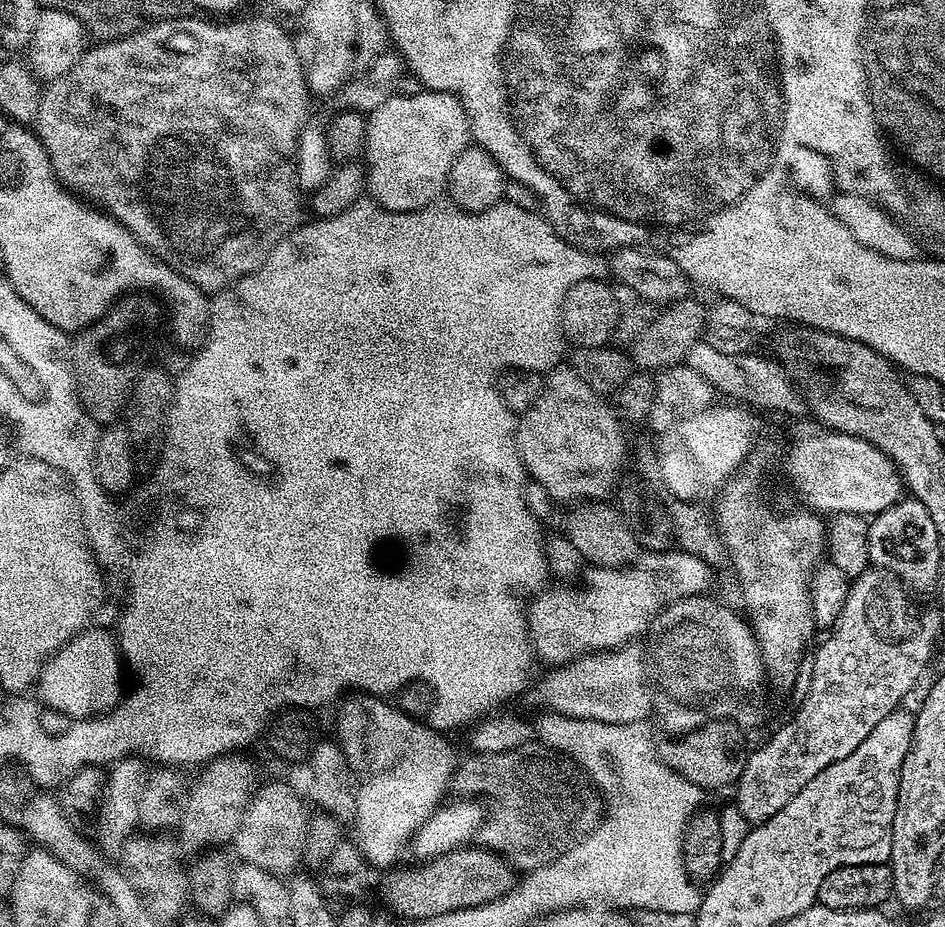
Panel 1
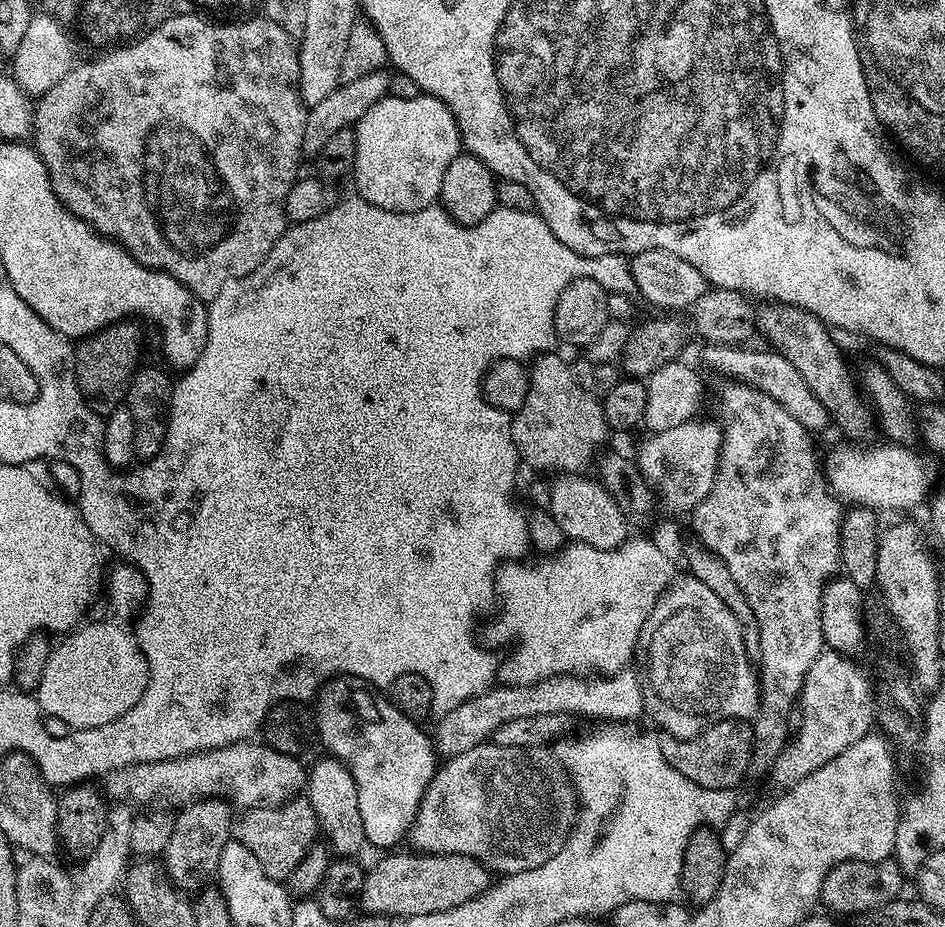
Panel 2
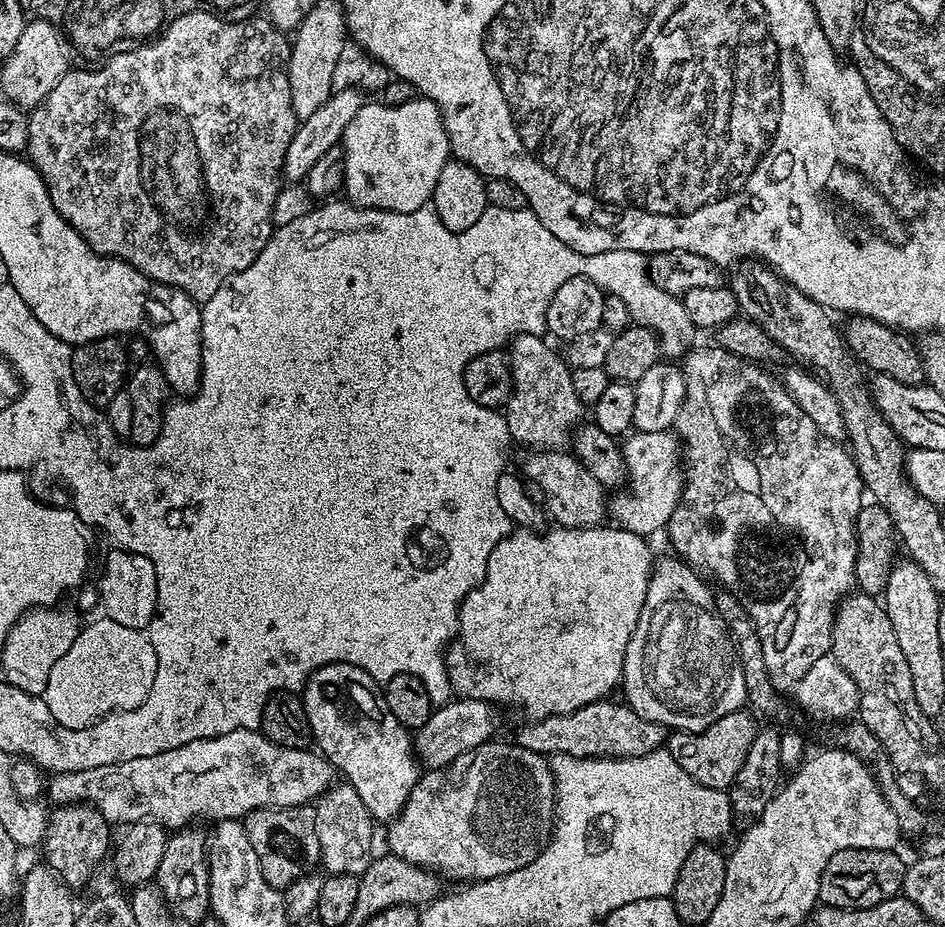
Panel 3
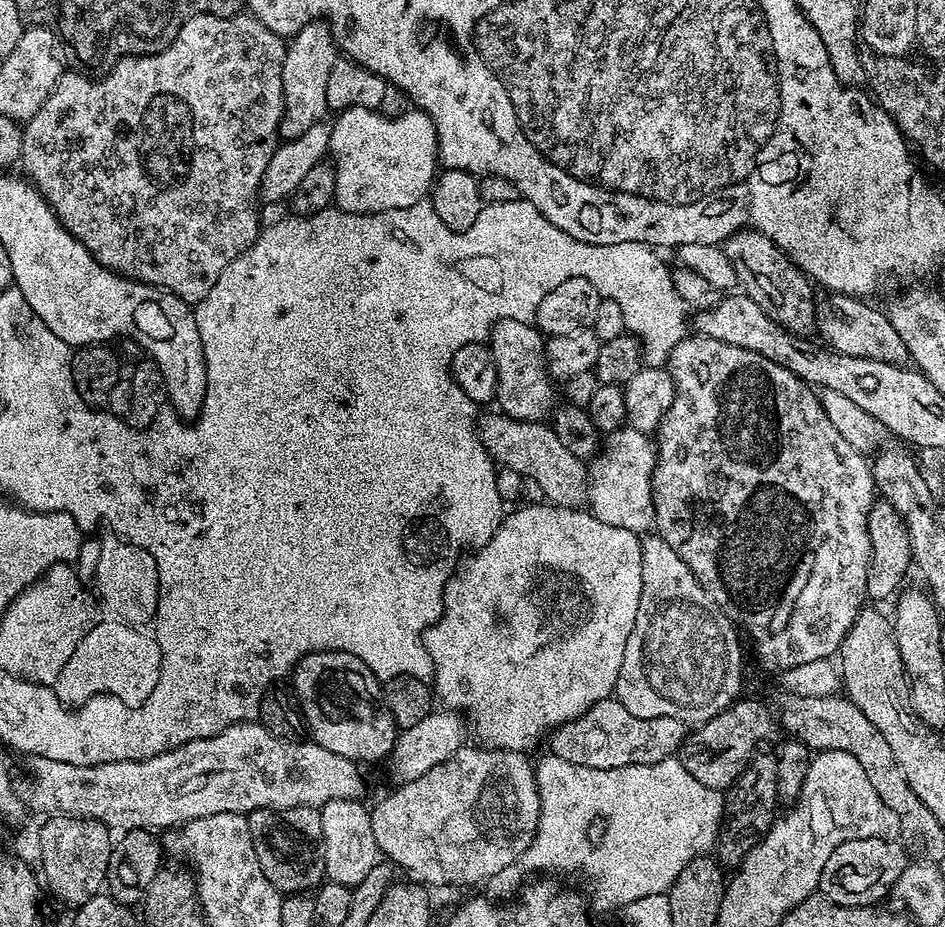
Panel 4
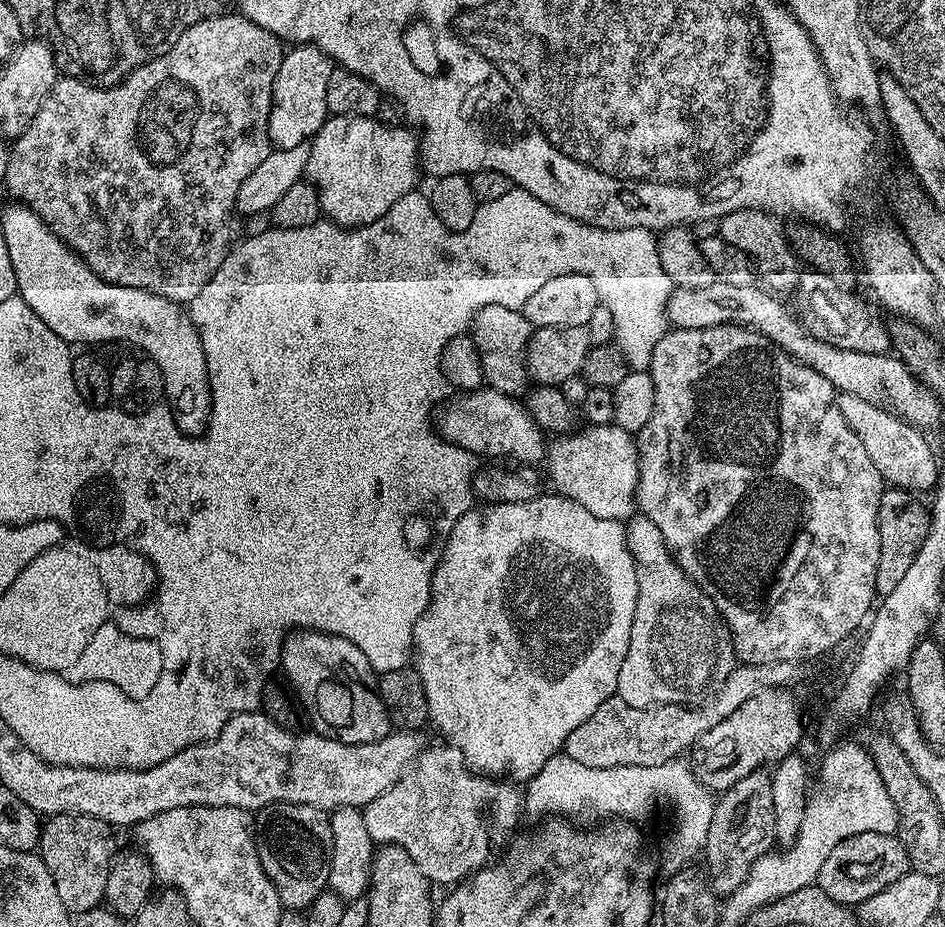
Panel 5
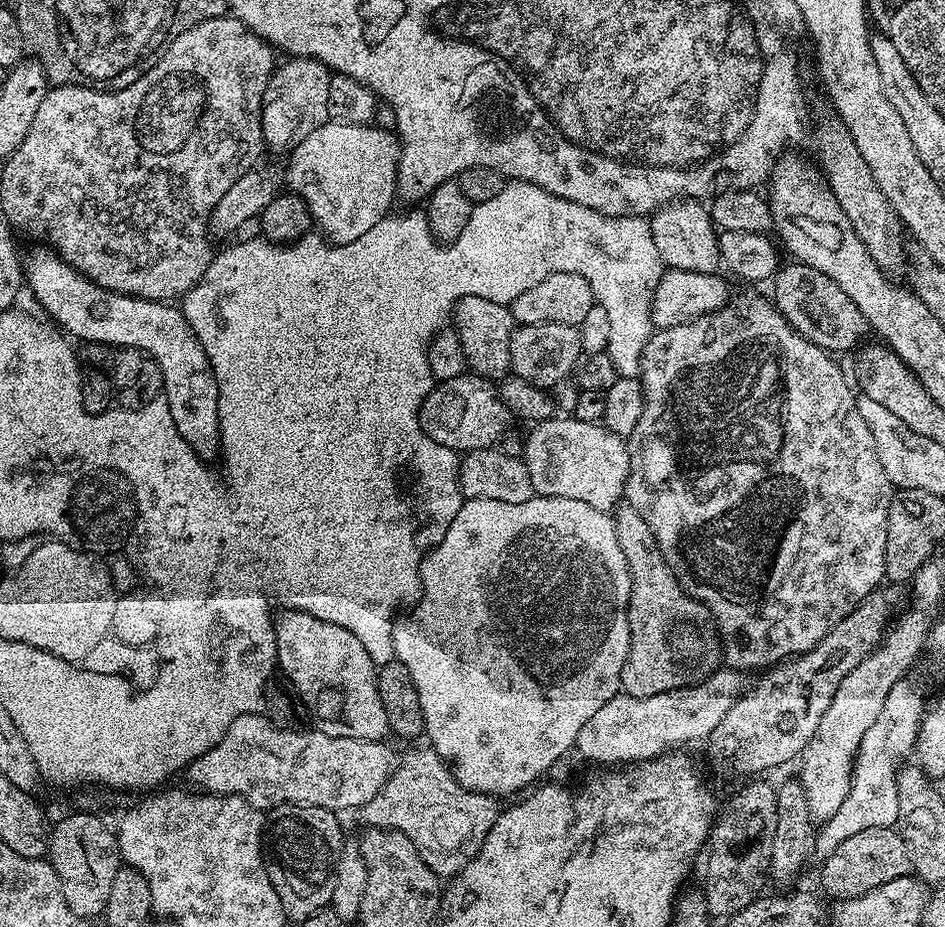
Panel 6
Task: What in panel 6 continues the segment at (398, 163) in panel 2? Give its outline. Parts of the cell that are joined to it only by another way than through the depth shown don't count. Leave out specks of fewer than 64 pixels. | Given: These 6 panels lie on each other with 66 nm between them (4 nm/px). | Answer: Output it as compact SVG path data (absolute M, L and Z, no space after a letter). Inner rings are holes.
M329 122L318 126L314 134L293 148L287 160L288 169L282 172L287 191L296 193L307 202L313 225L333 244L345 244L354 242L354 238L362 238L370 226L378 226L380 219L393 211L392 199L395 201L398 196L396 171L400 161L400 142L395 131L372 124Z

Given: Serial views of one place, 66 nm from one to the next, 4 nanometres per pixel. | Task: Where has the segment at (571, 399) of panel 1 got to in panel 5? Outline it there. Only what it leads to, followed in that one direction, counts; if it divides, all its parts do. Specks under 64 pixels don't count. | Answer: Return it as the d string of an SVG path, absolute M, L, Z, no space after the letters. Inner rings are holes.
M482 306L482 310L478 310L470 335L482 358L484 384L487 387L513 398L523 397L529 391L528 343L533 331L532 324L519 308Z

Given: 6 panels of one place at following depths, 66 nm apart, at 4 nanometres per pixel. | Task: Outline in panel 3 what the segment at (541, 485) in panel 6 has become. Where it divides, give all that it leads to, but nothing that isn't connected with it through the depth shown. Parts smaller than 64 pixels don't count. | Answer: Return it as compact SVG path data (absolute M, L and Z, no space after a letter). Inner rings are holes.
M671 431L637 432L623 441L626 480L632 487L632 496L616 496L610 500L610 516L617 525L645 538L656 531L667 529L682 491L682 480L676 477L676 459L681 459L682 444ZM632 436L632 437L631 437ZM629 439L629 440L628 440ZM628 440L628 441L627 441Z

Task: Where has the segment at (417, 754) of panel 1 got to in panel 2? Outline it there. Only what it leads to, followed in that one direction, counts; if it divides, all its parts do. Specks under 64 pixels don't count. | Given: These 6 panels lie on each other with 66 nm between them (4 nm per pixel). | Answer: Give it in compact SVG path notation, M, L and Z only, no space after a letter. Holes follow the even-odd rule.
M333 676L325 682L315 697L314 728L331 755L344 764L358 786L358 810L362 810L364 839L380 850L392 850L400 839L409 835L420 809L428 784L438 767L438 753L433 737L423 732L417 721L406 718L402 710L392 705L381 689L373 688L357 676Z

